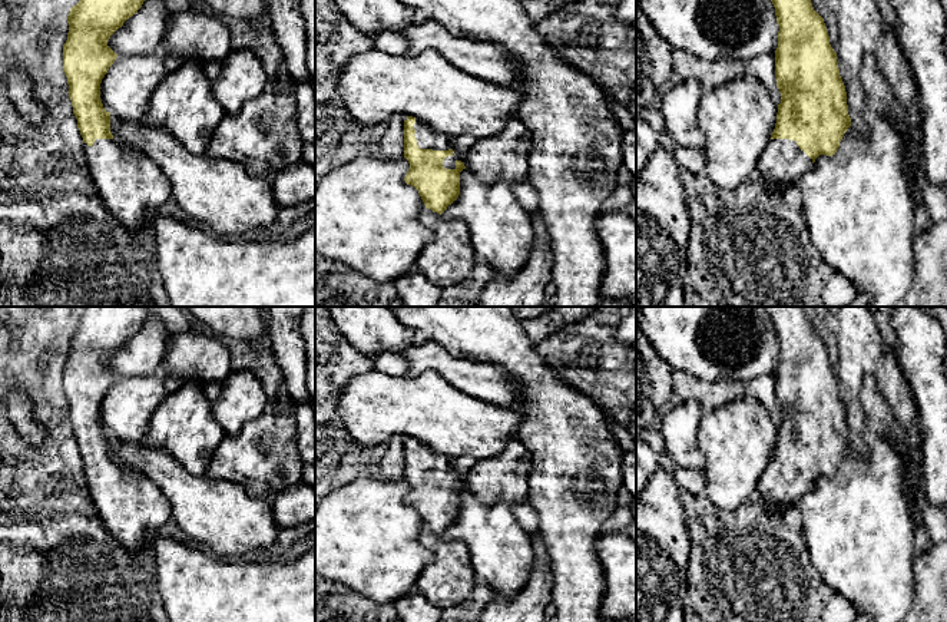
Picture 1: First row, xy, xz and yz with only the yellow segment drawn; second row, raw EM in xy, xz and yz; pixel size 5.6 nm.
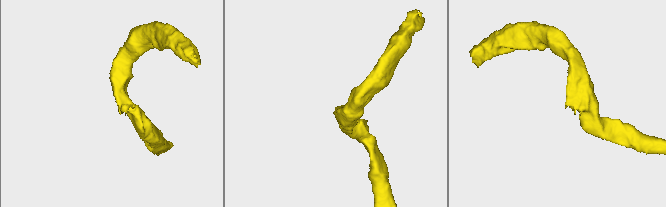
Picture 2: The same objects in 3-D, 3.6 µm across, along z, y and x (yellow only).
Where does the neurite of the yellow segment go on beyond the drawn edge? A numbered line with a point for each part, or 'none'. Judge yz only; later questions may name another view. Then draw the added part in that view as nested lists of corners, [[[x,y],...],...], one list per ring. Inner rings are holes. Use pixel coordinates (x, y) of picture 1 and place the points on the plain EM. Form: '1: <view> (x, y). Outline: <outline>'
1: yz (782, 483). Outline: [[[771,460],[758,482],[756,496],[771,512],[784,513],[812,487],[812,480],[799,470],[795,461]]]

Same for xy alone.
1: xy (132, 508). Outline: [[[96,460],[92,467],[83,463],[83,472],[95,510],[115,542],[129,555],[143,552],[152,535],[172,517],[166,496],[143,473],[116,460]]]

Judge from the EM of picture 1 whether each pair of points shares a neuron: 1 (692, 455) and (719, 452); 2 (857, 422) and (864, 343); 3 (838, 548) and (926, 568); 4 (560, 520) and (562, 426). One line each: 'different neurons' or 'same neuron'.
1: different neurons
2: same neuron
3: different neurons
4: same neuron

